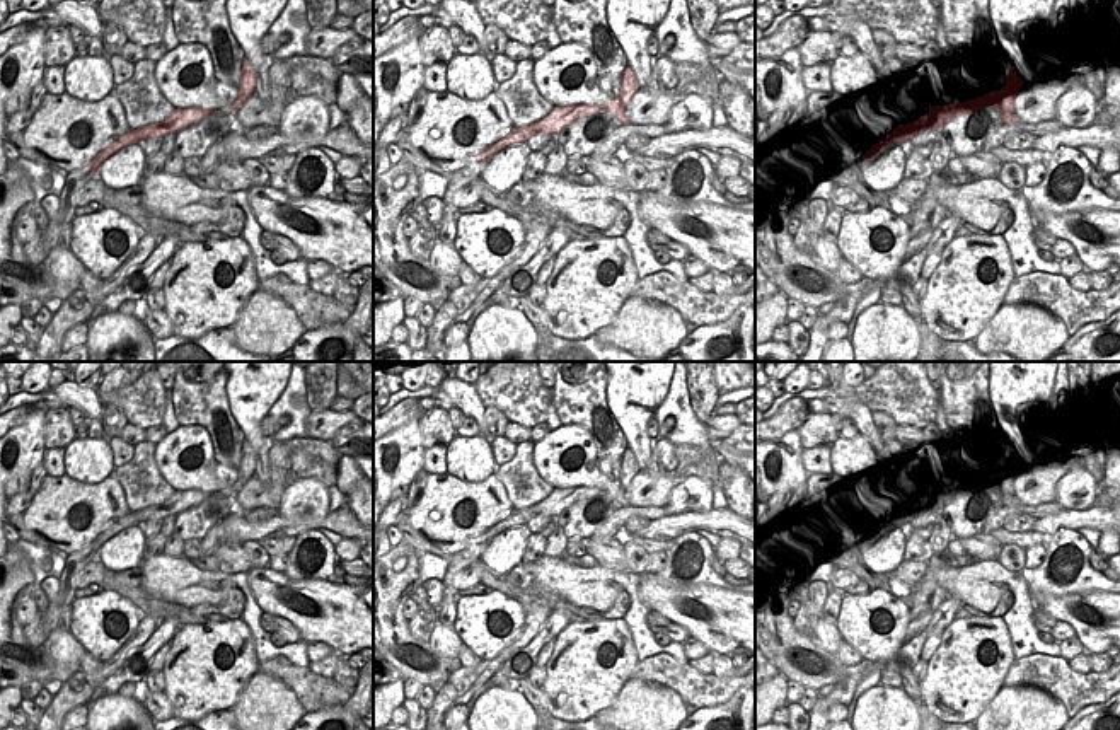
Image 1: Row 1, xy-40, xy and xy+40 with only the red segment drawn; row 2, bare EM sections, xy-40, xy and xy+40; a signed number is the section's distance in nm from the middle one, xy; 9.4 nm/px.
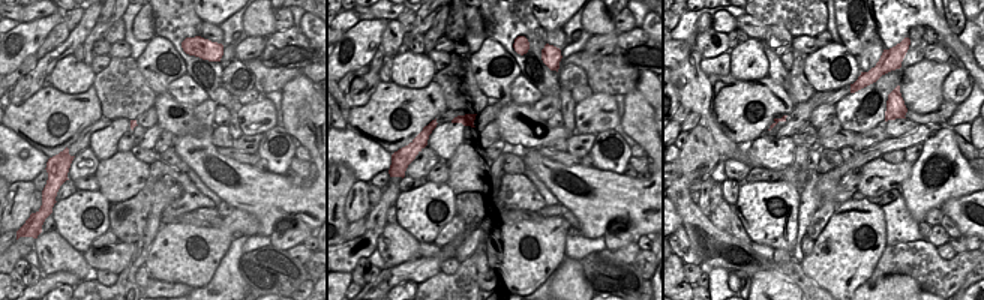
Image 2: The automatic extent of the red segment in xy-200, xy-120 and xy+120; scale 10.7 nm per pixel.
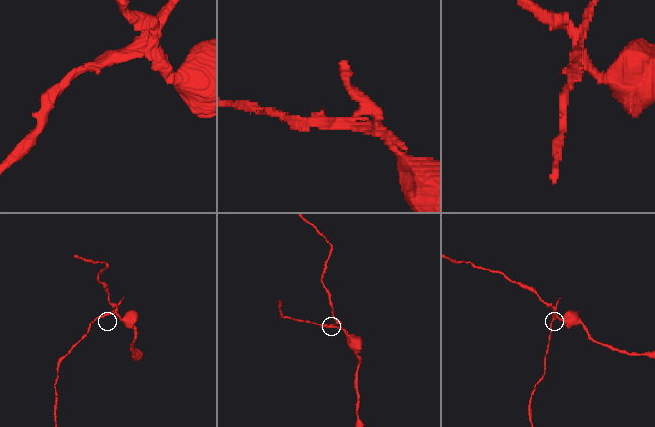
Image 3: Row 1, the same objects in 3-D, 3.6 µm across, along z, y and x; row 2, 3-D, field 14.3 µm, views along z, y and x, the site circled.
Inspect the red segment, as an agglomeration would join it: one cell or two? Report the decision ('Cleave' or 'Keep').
Cleave.

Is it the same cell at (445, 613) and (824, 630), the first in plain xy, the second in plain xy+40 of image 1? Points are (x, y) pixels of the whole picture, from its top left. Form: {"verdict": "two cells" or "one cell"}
{"verdict": "two cells"}

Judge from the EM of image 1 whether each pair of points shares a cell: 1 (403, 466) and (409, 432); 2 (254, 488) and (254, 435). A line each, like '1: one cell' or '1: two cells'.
1: one cell
2: two cells

